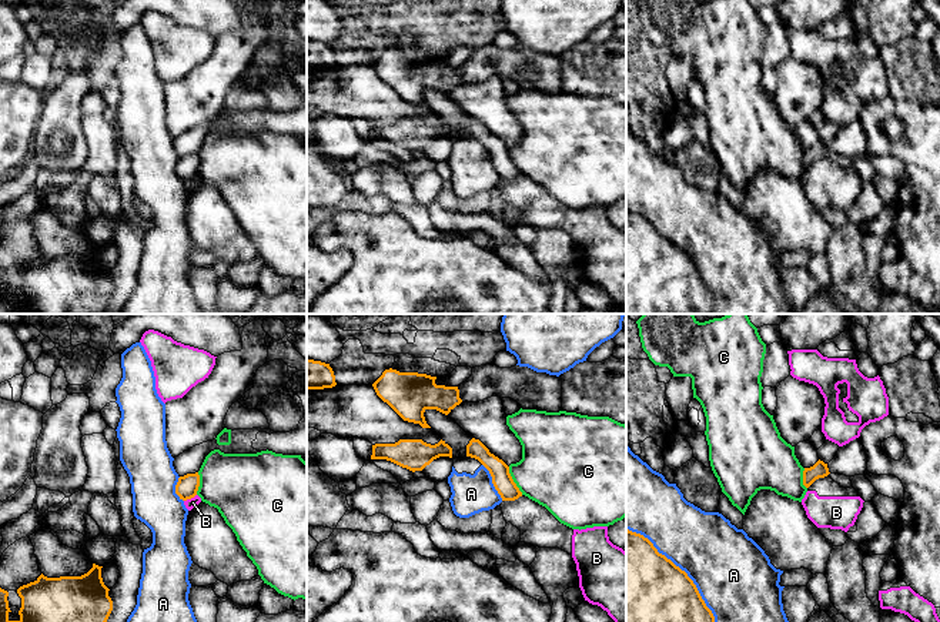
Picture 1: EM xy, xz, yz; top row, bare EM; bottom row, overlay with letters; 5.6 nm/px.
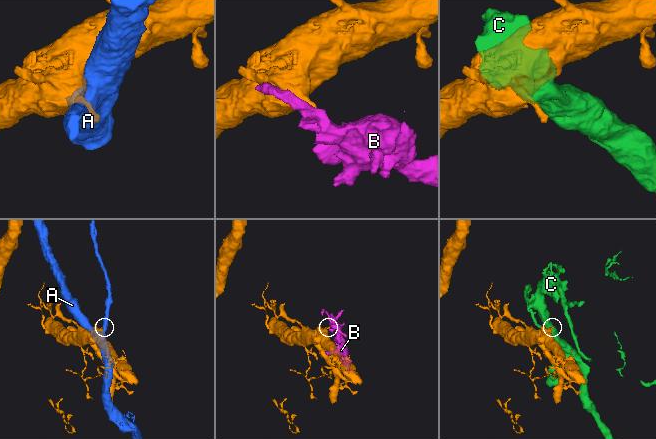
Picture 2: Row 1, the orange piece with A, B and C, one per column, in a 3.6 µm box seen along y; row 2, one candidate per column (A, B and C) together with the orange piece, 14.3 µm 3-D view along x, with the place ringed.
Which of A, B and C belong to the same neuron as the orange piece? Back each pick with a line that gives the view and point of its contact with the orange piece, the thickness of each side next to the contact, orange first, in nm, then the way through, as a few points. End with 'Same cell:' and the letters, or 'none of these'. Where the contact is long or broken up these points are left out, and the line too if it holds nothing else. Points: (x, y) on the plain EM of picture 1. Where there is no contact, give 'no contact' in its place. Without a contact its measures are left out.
Same cell: none of these

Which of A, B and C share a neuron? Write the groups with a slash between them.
A / B / C

